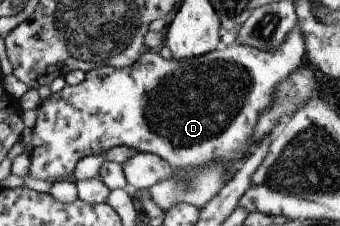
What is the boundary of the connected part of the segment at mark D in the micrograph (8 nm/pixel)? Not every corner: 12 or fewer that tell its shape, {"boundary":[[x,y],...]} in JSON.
{"boundary":[[220,46],[93,68],[36,110],[29,177],[116,146],[243,166],[305,61]]}

